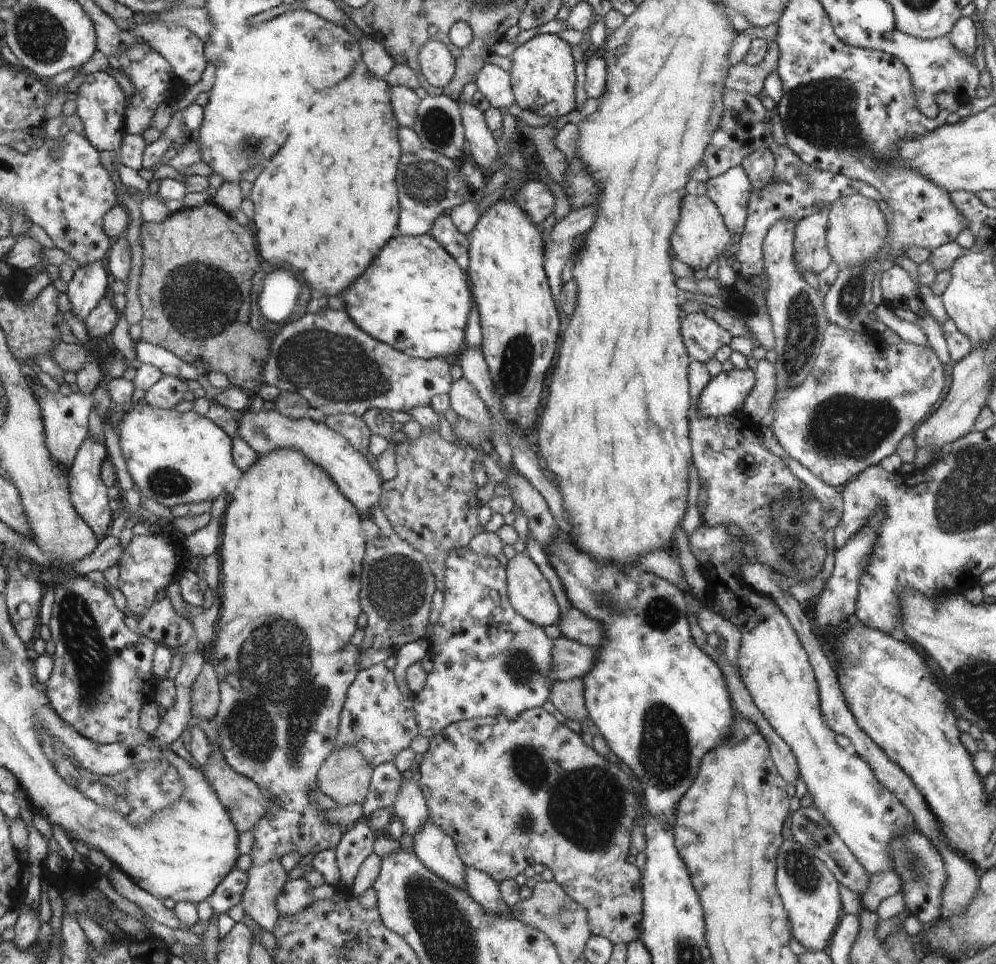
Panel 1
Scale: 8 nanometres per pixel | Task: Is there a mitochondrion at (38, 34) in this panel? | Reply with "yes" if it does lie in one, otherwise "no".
yes

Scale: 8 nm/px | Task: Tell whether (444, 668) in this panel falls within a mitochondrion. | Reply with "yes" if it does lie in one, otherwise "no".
no

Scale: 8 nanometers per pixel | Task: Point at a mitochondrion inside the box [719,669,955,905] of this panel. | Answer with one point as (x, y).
(802, 872)

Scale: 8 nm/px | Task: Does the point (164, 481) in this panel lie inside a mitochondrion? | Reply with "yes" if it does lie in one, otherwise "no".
yes

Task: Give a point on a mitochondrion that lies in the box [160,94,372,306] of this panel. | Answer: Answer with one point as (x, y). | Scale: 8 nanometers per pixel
(247, 147)

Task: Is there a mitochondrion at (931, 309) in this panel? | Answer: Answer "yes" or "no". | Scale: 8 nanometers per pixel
no

